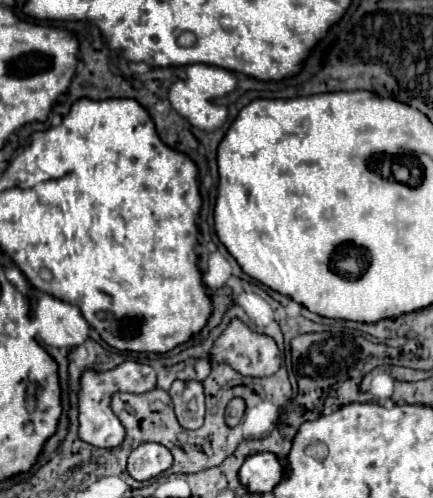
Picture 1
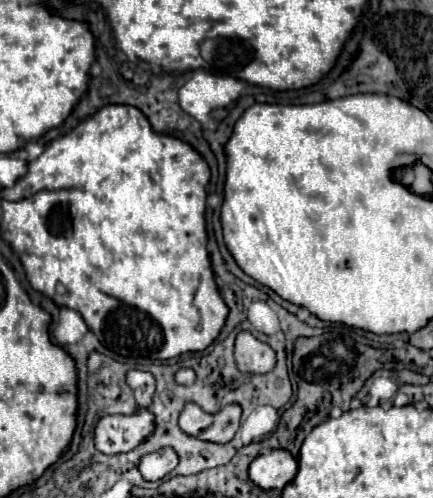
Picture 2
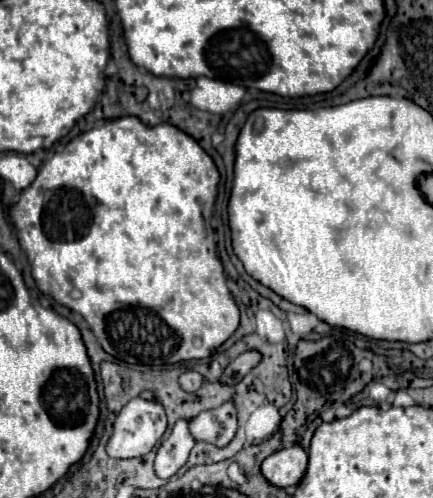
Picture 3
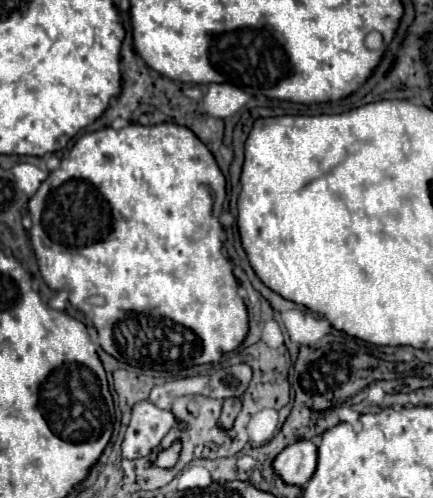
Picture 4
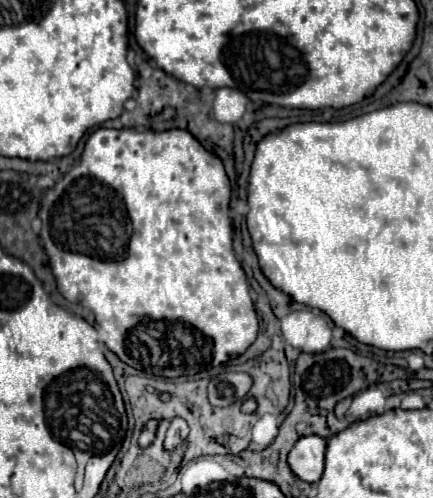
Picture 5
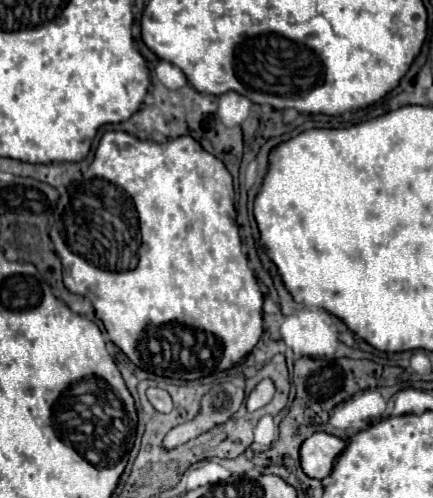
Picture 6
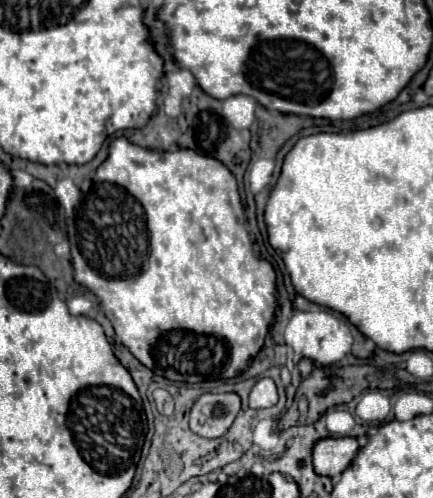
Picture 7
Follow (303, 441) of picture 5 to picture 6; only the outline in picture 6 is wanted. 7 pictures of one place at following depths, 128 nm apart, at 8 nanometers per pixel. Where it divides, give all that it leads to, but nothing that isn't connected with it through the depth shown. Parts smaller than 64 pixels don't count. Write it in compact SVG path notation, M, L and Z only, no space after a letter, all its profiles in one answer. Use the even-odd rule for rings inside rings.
M314 432L300 448L302 468L310 478L324 480L332 474L338 456L346 450L346 440L326 432Z

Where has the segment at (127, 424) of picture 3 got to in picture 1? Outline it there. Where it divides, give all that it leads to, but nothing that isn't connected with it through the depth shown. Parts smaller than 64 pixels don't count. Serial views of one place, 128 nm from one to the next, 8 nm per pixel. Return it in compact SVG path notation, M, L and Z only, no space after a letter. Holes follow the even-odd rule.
M122 362L110 372L84 372L82 374L82 390L80 390L80 438L96 448L116 448L122 444L126 430L122 422L116 418L116 414L110 408L110 396L114 392L134 392L142 394L156 388L156 372L148 364L138 362Z

